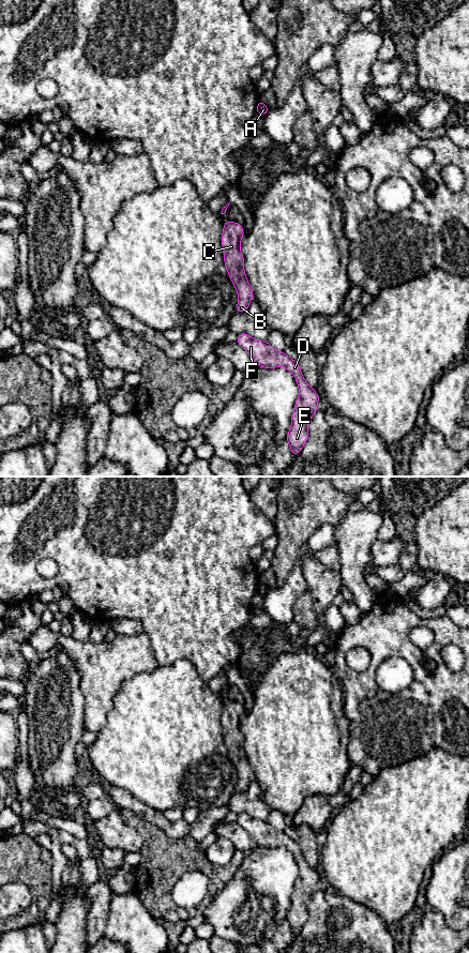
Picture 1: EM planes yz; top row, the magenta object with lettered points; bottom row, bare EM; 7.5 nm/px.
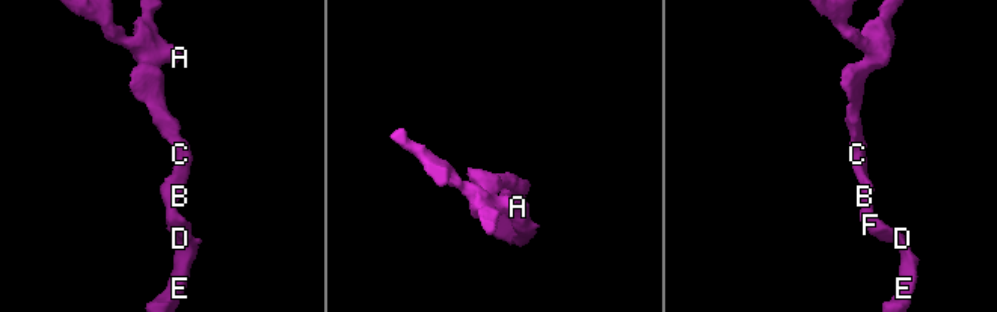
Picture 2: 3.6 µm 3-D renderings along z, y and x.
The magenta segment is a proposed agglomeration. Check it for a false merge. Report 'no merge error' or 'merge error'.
no merge error

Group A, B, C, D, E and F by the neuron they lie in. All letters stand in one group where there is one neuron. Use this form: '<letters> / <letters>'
A B C D E F

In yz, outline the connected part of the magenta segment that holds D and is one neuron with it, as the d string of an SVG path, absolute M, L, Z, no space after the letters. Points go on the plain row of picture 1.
M246 813L238 815L237 822L256 841L257 846L267 848L283 846L296 857L300 874L293 889L291 908L286 918L292 935L296 936L307 920L307 902L318 890L317 882L320 876L303 858L298 842L291 839L285 832L276 831L268 821L252 818Z

